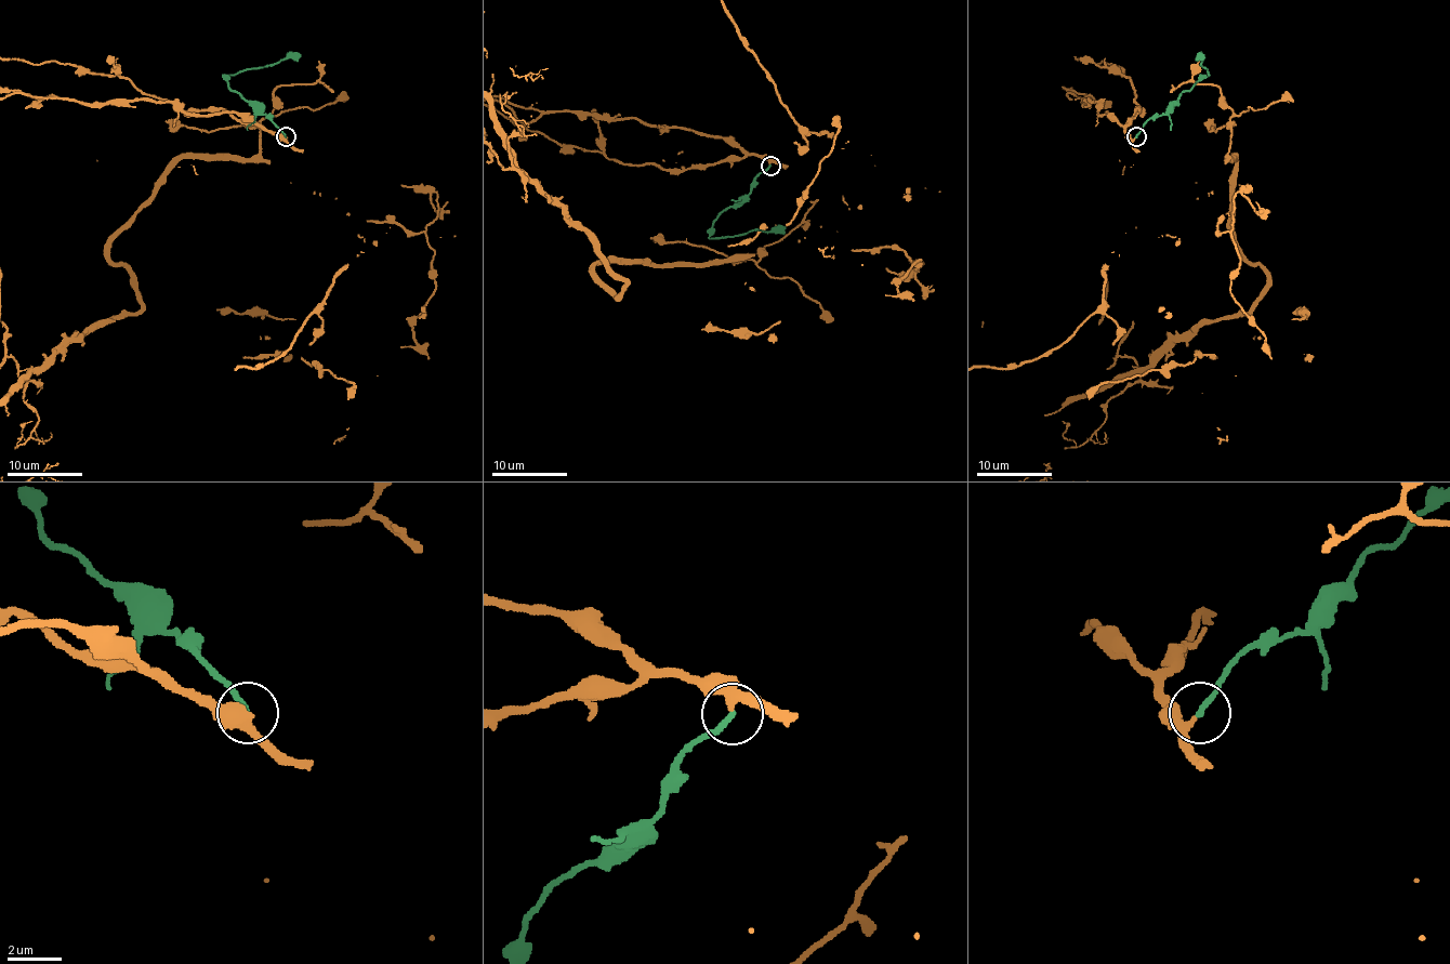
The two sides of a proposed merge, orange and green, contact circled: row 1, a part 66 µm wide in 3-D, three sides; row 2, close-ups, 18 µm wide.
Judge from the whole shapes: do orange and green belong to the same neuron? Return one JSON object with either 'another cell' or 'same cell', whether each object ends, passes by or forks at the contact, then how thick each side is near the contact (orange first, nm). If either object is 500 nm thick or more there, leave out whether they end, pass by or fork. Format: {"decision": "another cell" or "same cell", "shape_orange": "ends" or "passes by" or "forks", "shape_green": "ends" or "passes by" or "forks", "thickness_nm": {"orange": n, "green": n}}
{"decision": "same cell", "shape_orange": "passes by", "shape_green": "ends", "thickness_nm": {"orange": 280, "green": 200}}

